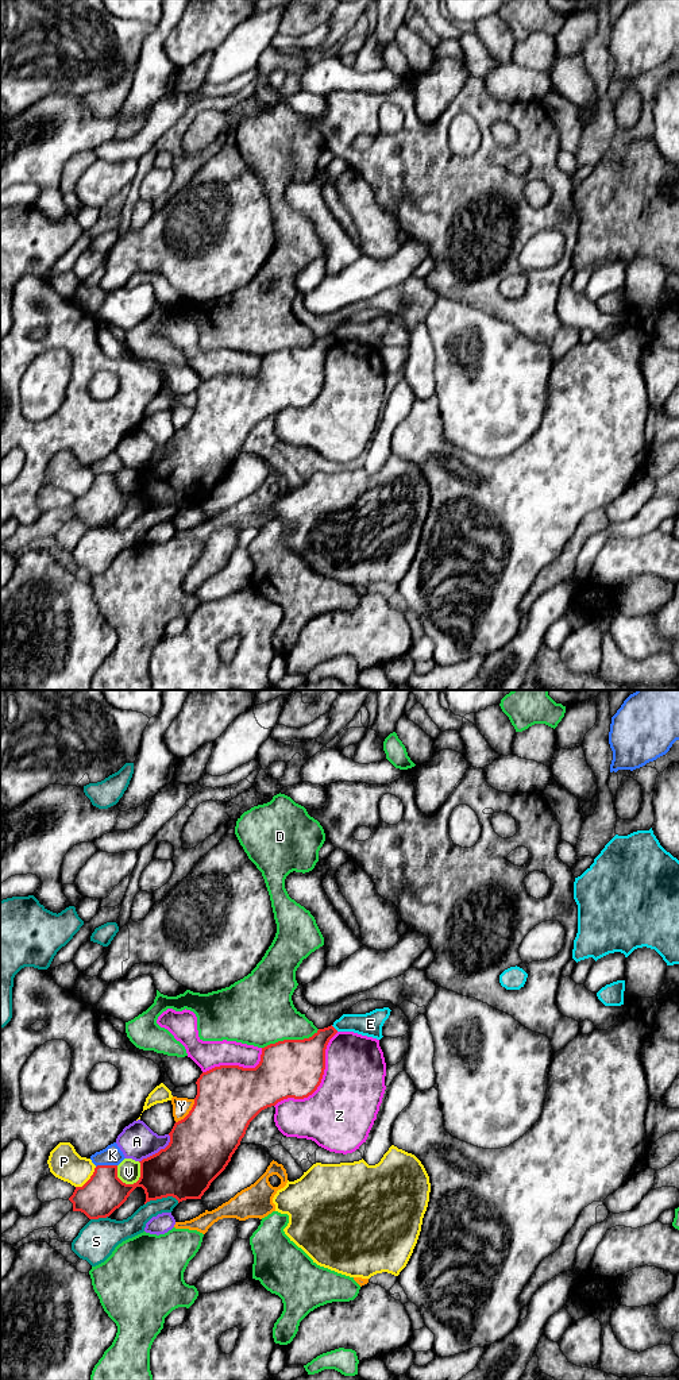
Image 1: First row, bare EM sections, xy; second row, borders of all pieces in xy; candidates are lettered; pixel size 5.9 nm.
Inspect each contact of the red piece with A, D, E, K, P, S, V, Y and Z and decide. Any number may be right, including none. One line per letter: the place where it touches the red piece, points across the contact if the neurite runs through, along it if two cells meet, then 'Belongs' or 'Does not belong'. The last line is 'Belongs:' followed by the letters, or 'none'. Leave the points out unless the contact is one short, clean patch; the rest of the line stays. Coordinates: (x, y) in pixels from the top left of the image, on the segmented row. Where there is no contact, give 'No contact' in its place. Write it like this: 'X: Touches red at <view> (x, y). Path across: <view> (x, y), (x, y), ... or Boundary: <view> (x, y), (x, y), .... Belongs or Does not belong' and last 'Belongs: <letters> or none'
A: Touches red at xy (158, 1152). Does not belong
D: Touches red at xy (290, 1040). Does not belong
E: Touches red at xy (334, 1028). Boundary: xy (331, 1025), (338, 1030). Does not belong
K: Touches red at xy (105, 1165). Boundary: xy (116, 1164), (99, 1164), (96, 1167). Does not belong
P: Touches red at xy (89, 1179). Does not belong
S: Touches red at xy (161, 1198). Does not belong
V: Touches red at xy (137, 1182). Does not belong
Y: Touches red at xy (189, 1113). Does not belong
Z: Touches red at xy (320, 1082). Does not belong
Belongs: none

